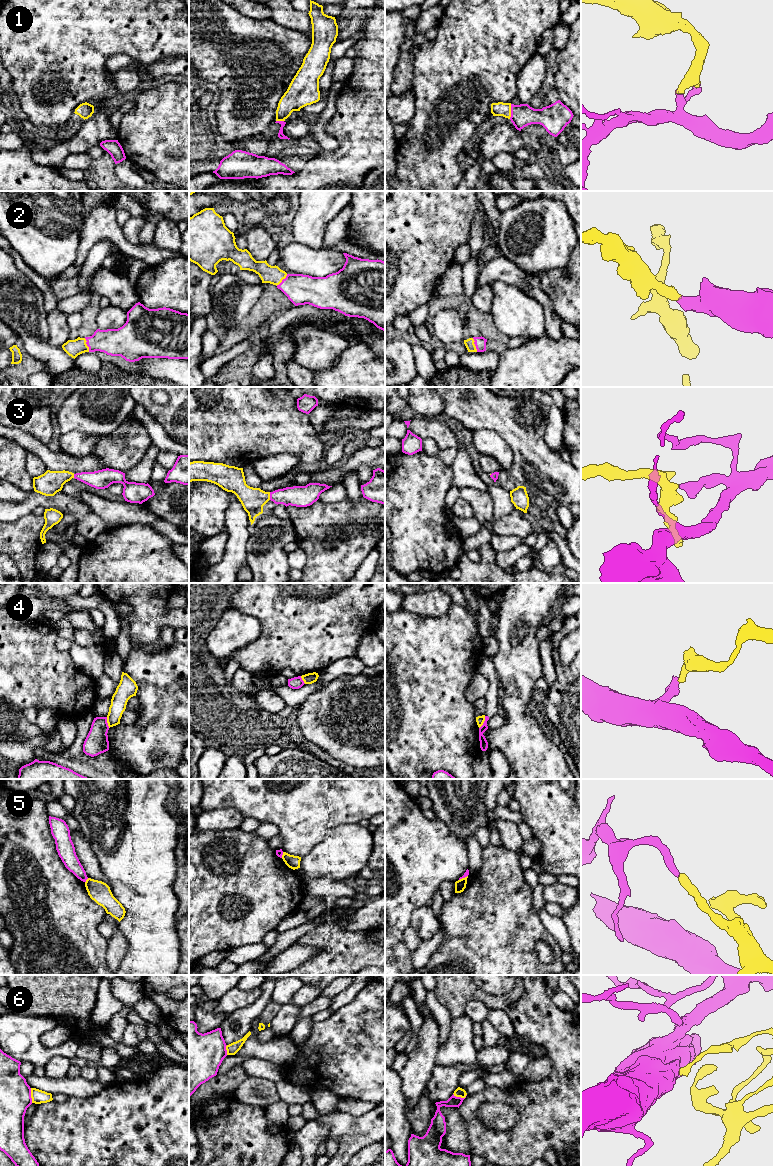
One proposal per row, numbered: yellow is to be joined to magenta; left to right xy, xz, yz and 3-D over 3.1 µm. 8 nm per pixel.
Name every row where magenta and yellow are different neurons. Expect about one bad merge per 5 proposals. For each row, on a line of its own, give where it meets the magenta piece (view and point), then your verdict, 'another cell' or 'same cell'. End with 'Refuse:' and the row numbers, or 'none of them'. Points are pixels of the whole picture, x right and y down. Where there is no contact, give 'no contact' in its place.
1: meets magenta in yz at (511, 111); same cell
2: meets magenta in xy at (87, 345); same cell
3: meets magenta in xz at (270, 496); same cell
4: meets magenta in yz at (484, 722); another cell
5: meets magenta in xy at (86, 879); another cell
6: meets magenta in yz at (460, 1097); another cell
Refuse: 4, 5, 6

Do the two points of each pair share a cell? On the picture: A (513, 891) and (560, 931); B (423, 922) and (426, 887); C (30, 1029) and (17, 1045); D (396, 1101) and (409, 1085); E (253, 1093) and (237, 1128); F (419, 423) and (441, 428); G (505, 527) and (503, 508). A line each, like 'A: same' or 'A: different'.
A: different
B: different
C: same
D: different
E: different
F: same
G: different

